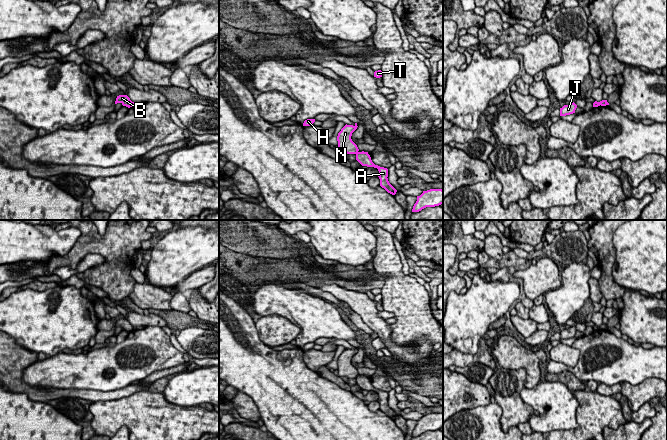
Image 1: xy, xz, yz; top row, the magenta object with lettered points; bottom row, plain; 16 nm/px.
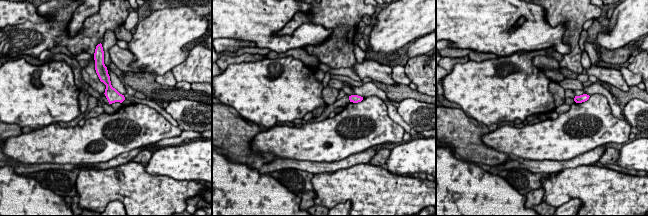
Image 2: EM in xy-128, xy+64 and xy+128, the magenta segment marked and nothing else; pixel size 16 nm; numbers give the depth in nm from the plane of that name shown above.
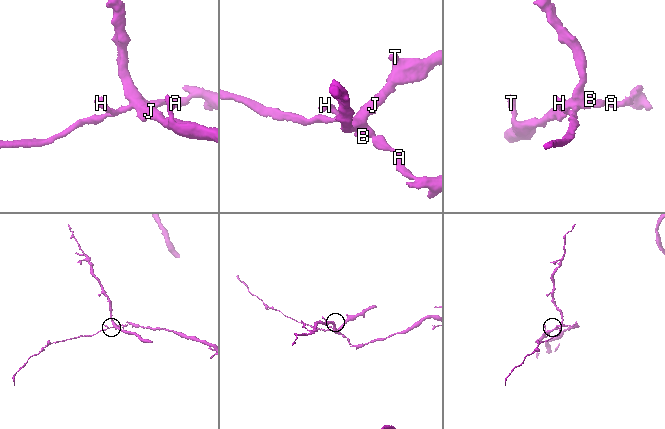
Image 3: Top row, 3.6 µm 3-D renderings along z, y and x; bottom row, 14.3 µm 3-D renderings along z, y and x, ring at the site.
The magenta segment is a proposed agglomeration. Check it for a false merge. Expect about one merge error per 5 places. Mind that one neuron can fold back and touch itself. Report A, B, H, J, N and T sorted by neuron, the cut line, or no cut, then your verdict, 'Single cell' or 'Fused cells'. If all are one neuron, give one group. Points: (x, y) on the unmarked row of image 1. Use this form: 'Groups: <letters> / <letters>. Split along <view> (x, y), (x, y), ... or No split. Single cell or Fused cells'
Groups: A / B H J N T. Split along xz (357, 375), (355, 377). Fused cells

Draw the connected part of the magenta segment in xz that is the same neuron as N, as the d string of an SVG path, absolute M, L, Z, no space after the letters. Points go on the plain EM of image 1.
M357 347L355 349L345 349L338 357L338 376L347 378L356 378L359 373L357 369L352 365L352 357L357 353Z

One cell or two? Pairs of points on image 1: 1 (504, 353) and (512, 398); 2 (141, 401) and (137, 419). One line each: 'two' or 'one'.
1: two
2: one

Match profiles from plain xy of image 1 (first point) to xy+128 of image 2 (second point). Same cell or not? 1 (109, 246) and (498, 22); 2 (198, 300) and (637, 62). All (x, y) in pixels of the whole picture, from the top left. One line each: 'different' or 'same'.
1: different
2: same

